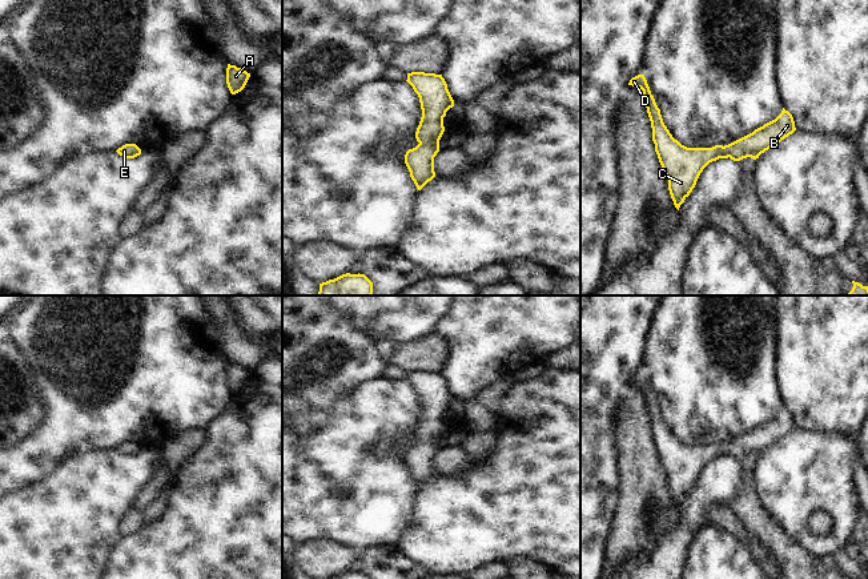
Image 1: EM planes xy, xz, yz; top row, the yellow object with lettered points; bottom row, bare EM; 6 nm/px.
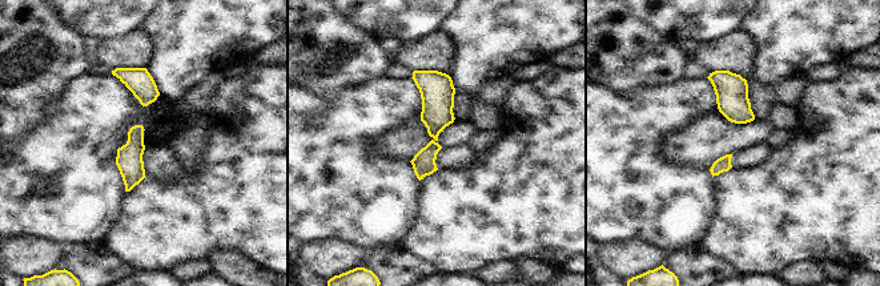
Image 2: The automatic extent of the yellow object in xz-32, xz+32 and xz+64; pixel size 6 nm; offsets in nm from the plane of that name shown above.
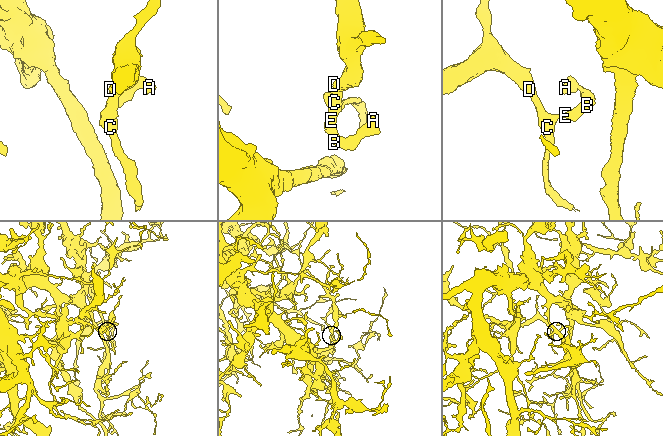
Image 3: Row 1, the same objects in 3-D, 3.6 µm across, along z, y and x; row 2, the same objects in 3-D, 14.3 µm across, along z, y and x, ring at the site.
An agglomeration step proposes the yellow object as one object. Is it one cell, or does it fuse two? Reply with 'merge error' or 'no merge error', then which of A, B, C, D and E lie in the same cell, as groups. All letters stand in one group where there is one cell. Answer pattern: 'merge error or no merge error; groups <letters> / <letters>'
no merge error; groups A B C D E

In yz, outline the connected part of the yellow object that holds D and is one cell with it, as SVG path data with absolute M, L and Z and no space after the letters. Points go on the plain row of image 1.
M644 373L632 375L628 383L643 389L652 426L655 450L668 477L668 488L678 508L690 494L700 471L710 461L728 455L734 459L740 459L747 455L756 458L761 451L796 429L792 413L783 406L781 411L775 418L728 443L687 446L675 438L664 423L660 407L651 393Z

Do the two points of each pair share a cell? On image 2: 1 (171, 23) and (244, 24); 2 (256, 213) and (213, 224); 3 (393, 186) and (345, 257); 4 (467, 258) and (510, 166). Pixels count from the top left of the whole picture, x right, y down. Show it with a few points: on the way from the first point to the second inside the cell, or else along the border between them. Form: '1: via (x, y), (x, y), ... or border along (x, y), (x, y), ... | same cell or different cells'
1: via (189, 23), (225, 23) | same cell
2: via (245, 213), (224, 213) | same cell
3: border along (322, 237), (340, 237), (366, 250) | different cells
4: via (467, 236), (510, 189) | same cell

